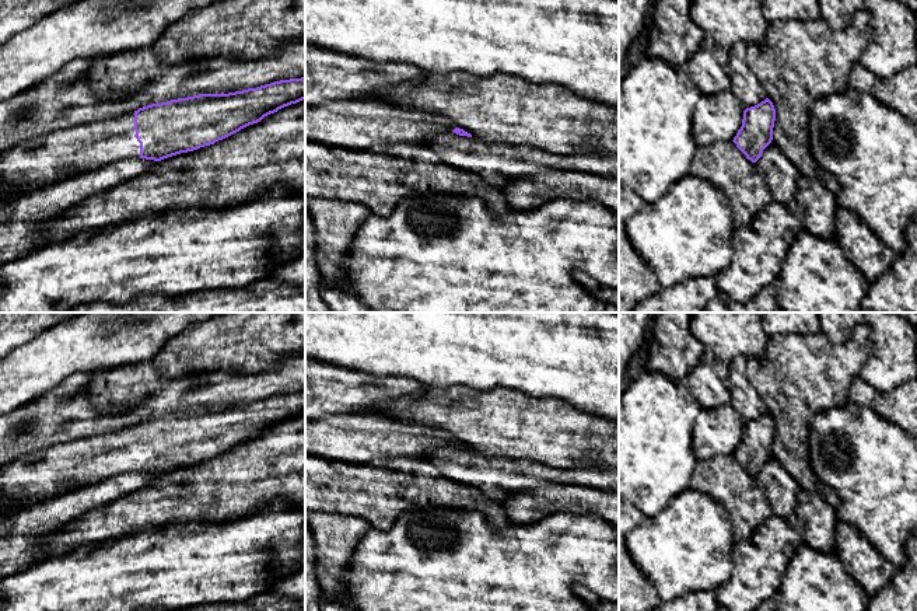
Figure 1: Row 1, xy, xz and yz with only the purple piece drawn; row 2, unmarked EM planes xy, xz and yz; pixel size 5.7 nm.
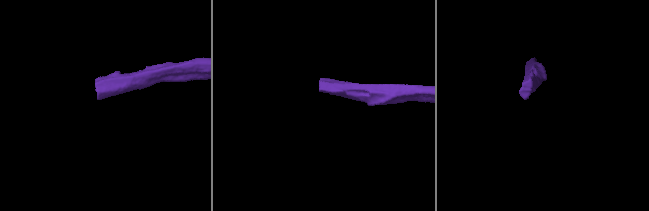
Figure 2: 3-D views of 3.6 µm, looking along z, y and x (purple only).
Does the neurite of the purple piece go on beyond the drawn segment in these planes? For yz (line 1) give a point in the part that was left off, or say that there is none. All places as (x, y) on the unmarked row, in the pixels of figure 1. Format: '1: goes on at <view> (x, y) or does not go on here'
1: does not go on here

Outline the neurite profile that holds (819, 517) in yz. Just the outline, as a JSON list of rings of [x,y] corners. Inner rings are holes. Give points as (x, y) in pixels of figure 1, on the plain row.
[[[799,489],[795,496],[797,516],[805,526],[804,544],[826,554],[834,552],[836,507],[818,492]]]

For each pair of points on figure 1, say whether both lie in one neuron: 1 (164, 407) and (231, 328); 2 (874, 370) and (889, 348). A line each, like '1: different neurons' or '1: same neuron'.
1: different neurons
2: same neuron

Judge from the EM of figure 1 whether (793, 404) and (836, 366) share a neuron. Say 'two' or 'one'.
one

